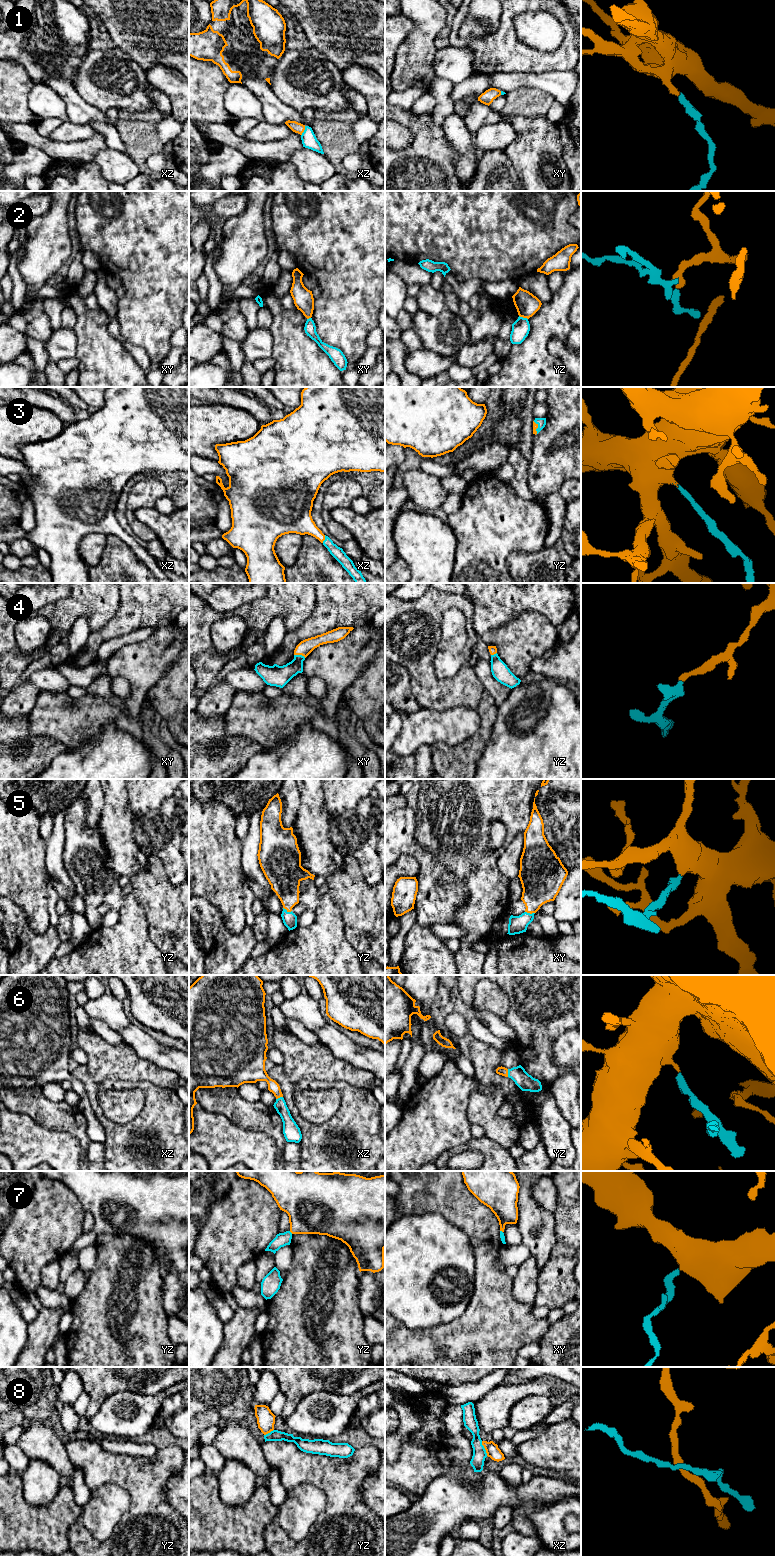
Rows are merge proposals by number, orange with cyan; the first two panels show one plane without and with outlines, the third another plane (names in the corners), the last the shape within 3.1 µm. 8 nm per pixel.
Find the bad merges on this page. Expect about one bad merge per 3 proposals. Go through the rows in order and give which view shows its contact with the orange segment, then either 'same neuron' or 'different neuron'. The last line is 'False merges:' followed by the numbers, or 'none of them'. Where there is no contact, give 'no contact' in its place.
1: xz | same neuron
2: yz | different neuron
3: xz | same neuron
4: xy | same neuron
5: yz | same neuron
6: yz | same neuron
7: yz | same neuron
8: xz | different neuron
False merges: 2, 8

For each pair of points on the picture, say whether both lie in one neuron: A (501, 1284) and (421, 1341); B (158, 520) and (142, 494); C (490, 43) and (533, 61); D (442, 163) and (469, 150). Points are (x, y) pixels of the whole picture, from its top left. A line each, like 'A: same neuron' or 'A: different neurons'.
A: same neuron
B: different neurons
C: same neuron
D: different neurons

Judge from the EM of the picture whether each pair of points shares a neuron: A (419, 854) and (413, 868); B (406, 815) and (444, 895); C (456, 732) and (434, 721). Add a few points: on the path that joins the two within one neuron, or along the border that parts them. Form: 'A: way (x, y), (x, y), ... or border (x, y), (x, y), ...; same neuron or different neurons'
A: border (402, 853), (415, 858), (419, 866), (416, 876); different neurons
B: way (406, 835), (406, 840), (428, 862), (433, 876); same neuron
C: way (451, 727), (439, 726); same neuron

